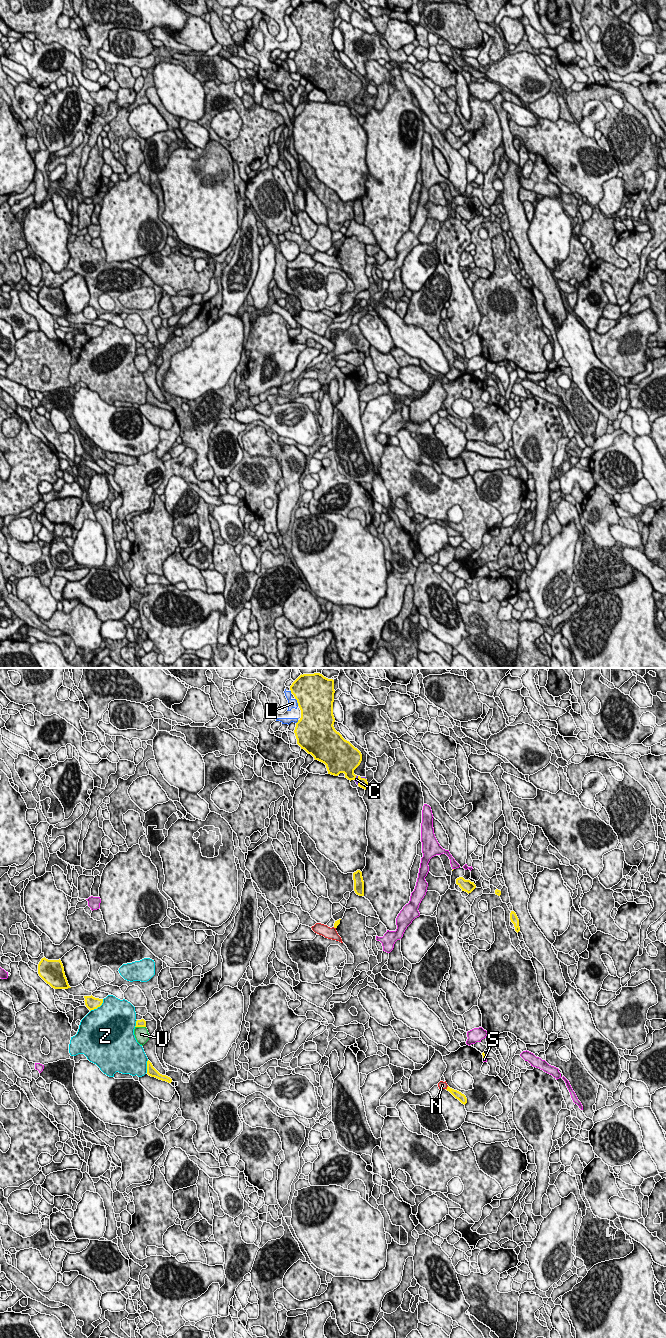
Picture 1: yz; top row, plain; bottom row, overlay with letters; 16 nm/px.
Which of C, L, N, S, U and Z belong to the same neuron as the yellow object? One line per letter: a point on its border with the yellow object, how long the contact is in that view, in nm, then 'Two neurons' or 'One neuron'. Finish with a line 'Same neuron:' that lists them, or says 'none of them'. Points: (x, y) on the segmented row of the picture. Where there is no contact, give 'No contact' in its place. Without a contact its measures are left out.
C: Touches yellow at yz (358, 780). Shared border 160 nm. One neuron
L: Touches yellow at yz (297, 702). Shared border 140 nm. Two neurons
N: Touches yellow at yz (447, 1088). Shared border 70 nm. Two neurons
S: Touches yellow at yz (485, 1057). Shared border 70 nm. Two neurons
U: Touches yellow at yz (140, 1026). Shared border 180 nm. Two neurons
Z: Touches yellow at yz (98, 1006). Shared border 300 nm. Two neurons
Same neuron: C

